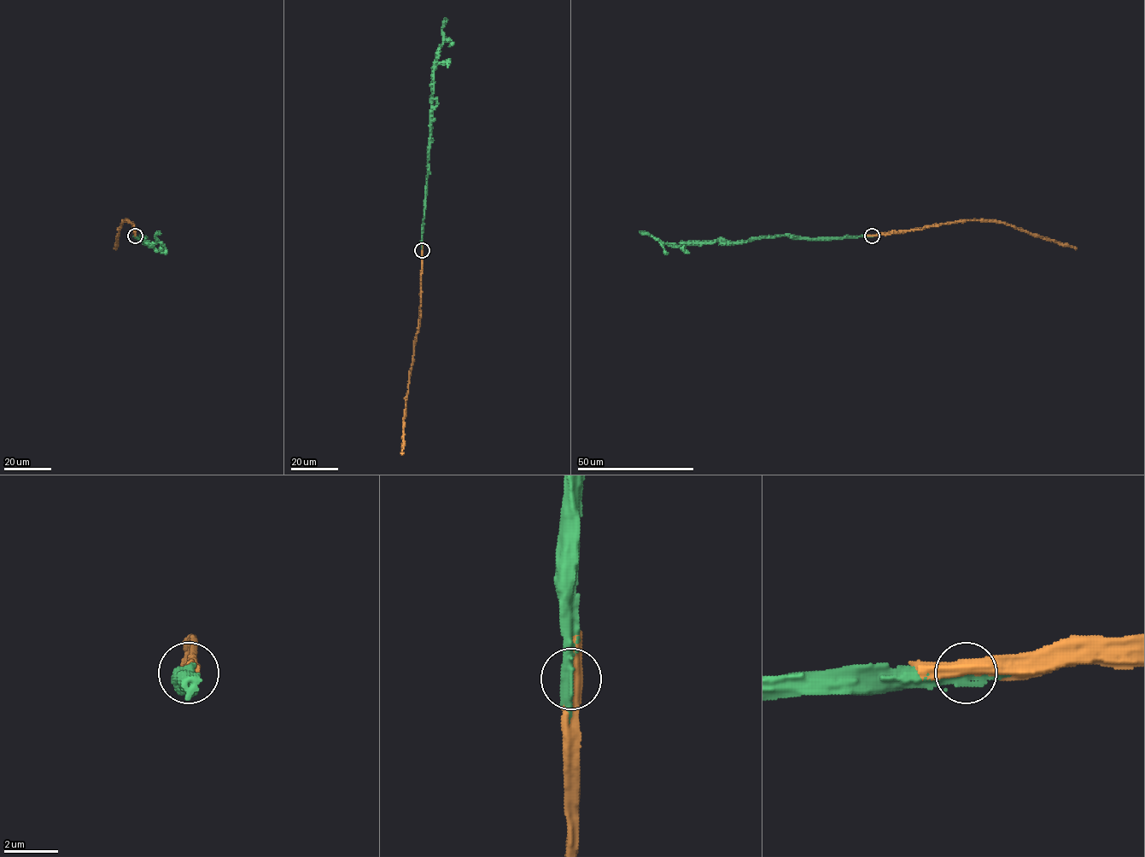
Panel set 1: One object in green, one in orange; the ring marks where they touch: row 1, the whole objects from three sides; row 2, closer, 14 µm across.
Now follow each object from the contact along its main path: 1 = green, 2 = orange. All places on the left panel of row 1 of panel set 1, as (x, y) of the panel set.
1: (135, 236), (141, 236), (146, 242), (154, 245), (159, 232)
2: (135, 236), (133, 225), (125, 220), (119, 229), (114, 249)

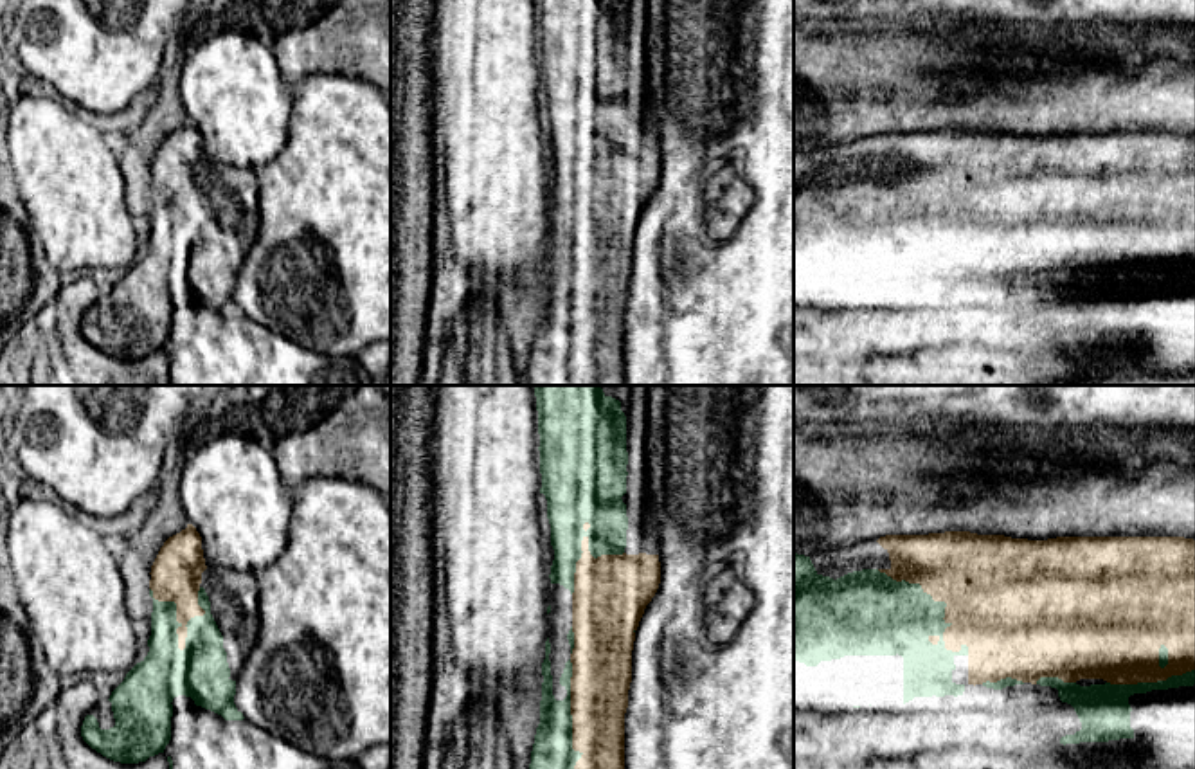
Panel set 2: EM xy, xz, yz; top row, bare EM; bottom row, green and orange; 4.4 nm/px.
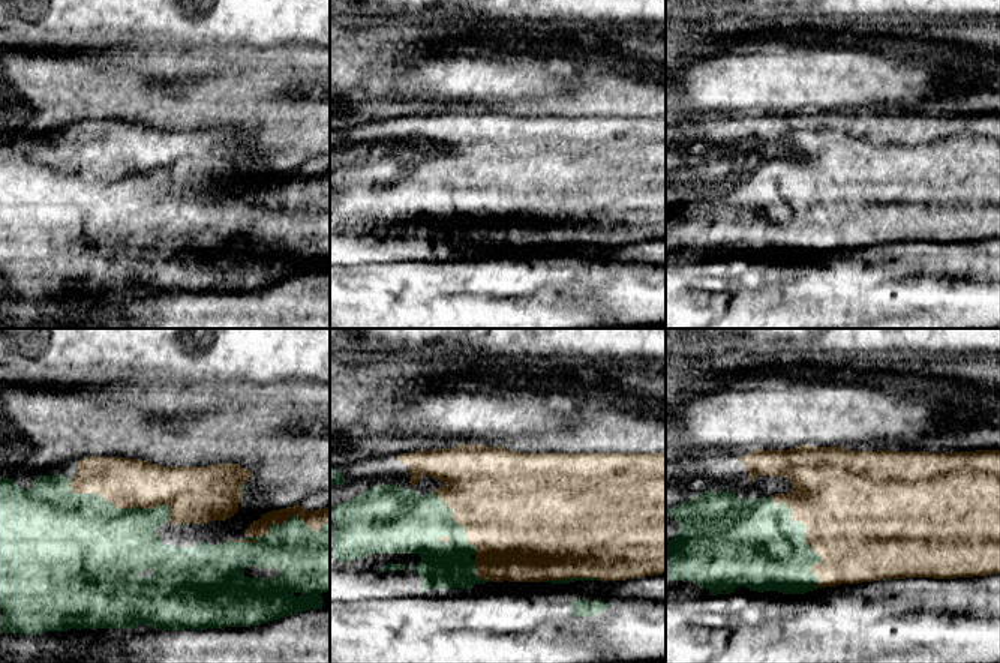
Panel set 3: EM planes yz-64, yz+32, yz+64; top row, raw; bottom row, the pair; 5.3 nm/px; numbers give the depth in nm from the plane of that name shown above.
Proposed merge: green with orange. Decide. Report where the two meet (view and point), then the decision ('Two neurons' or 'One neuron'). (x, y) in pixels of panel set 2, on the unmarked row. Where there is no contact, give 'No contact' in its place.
Touches green at yz (945, 202). One neuron

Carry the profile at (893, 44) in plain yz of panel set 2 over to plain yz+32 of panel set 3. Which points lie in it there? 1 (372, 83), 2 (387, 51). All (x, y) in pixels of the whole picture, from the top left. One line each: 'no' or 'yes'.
1: no
2: yes

